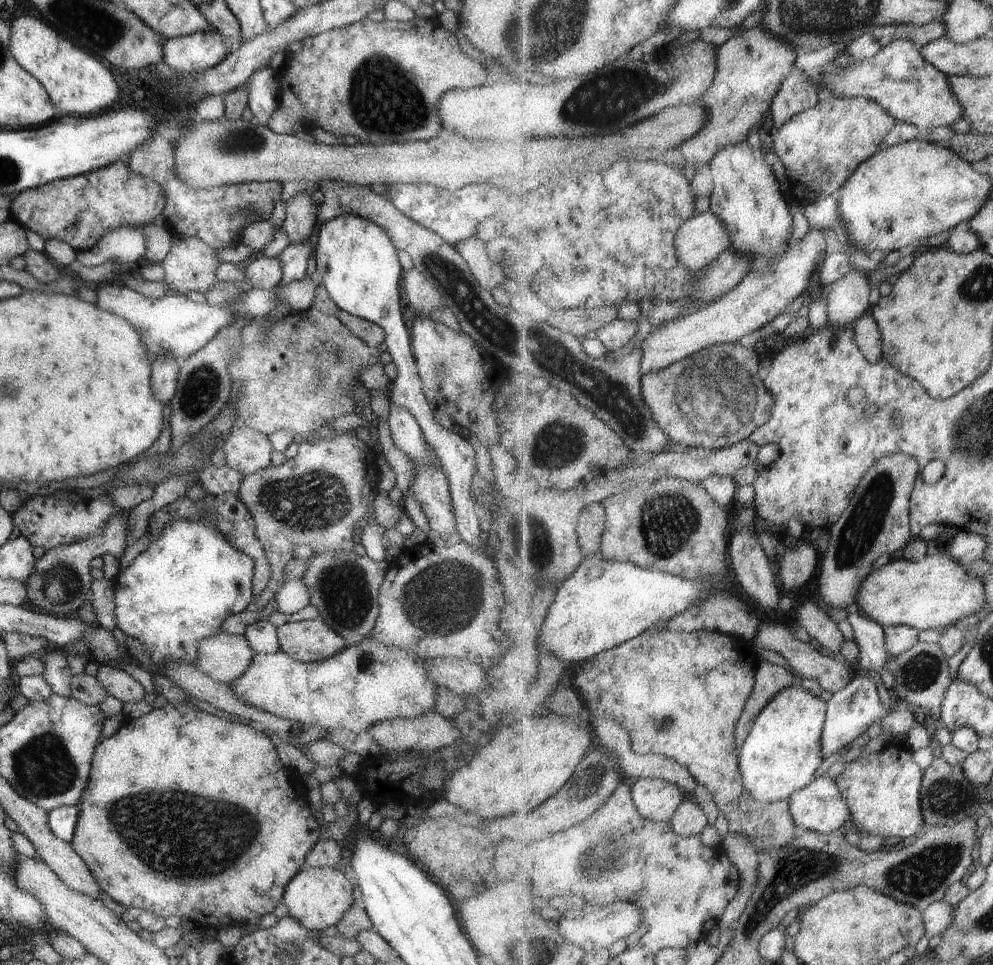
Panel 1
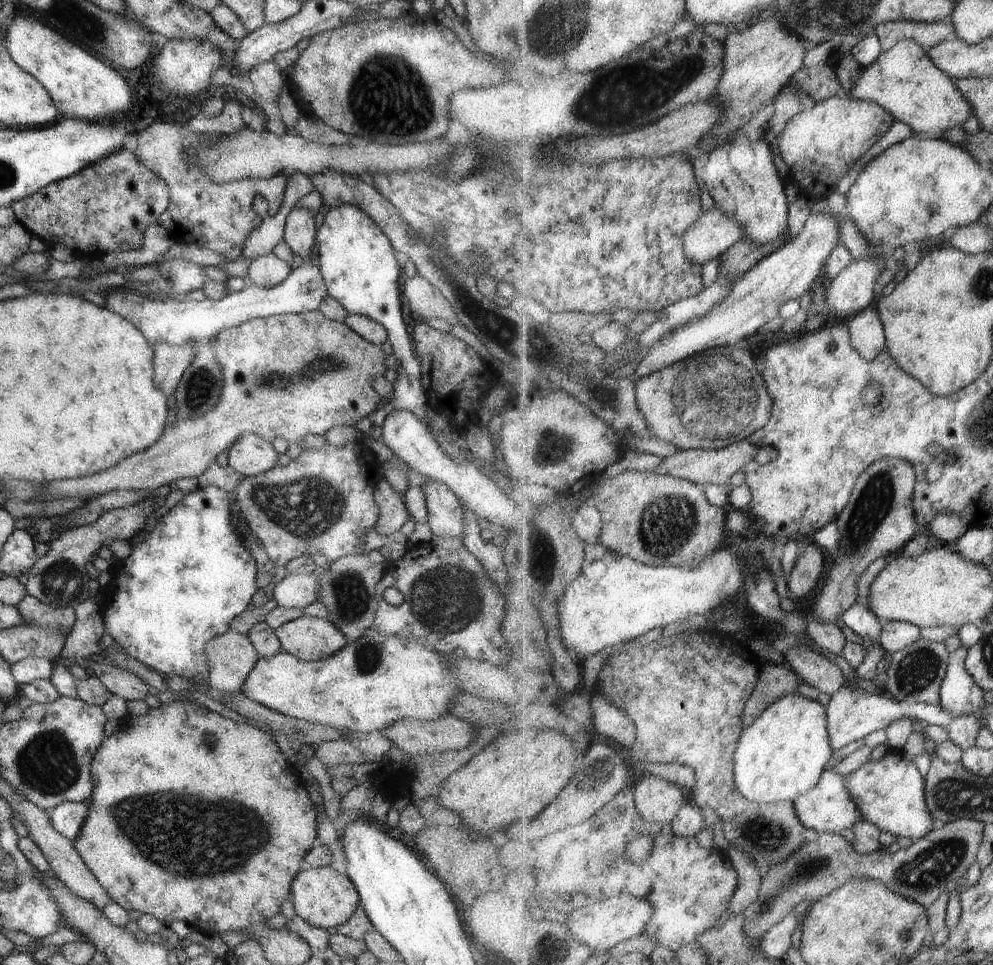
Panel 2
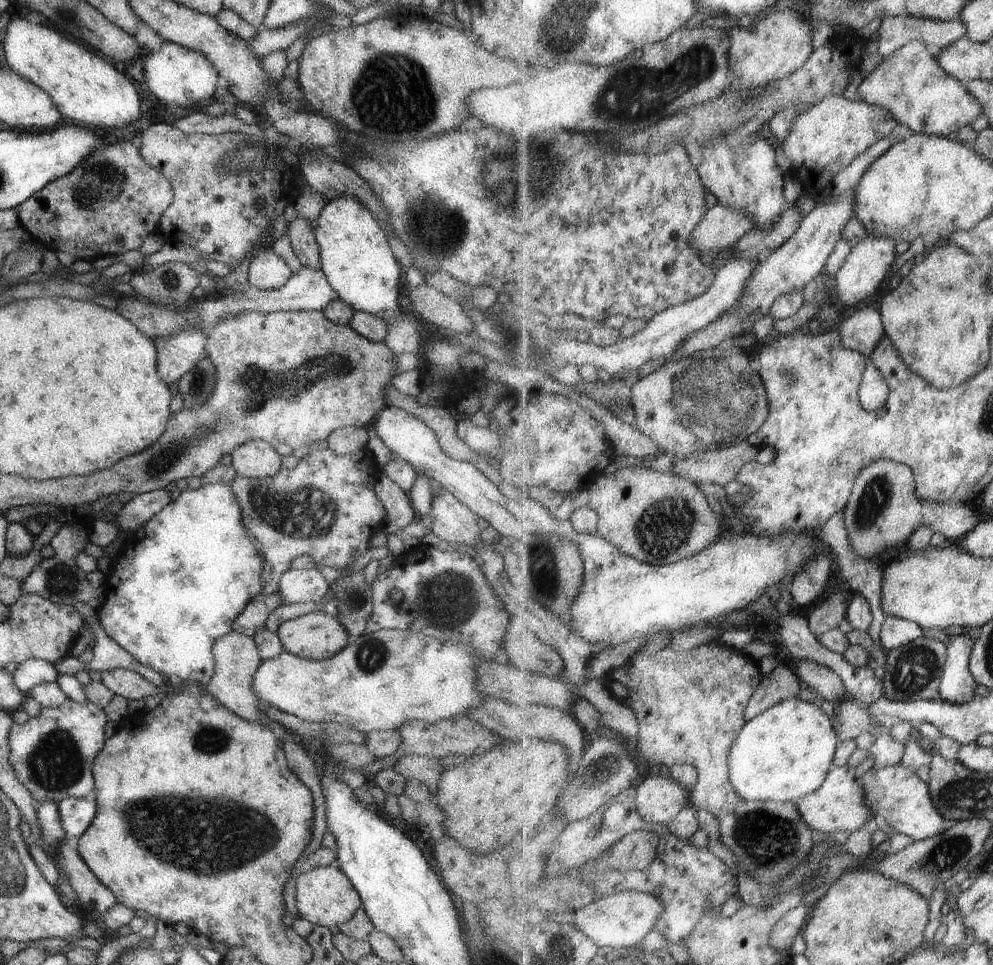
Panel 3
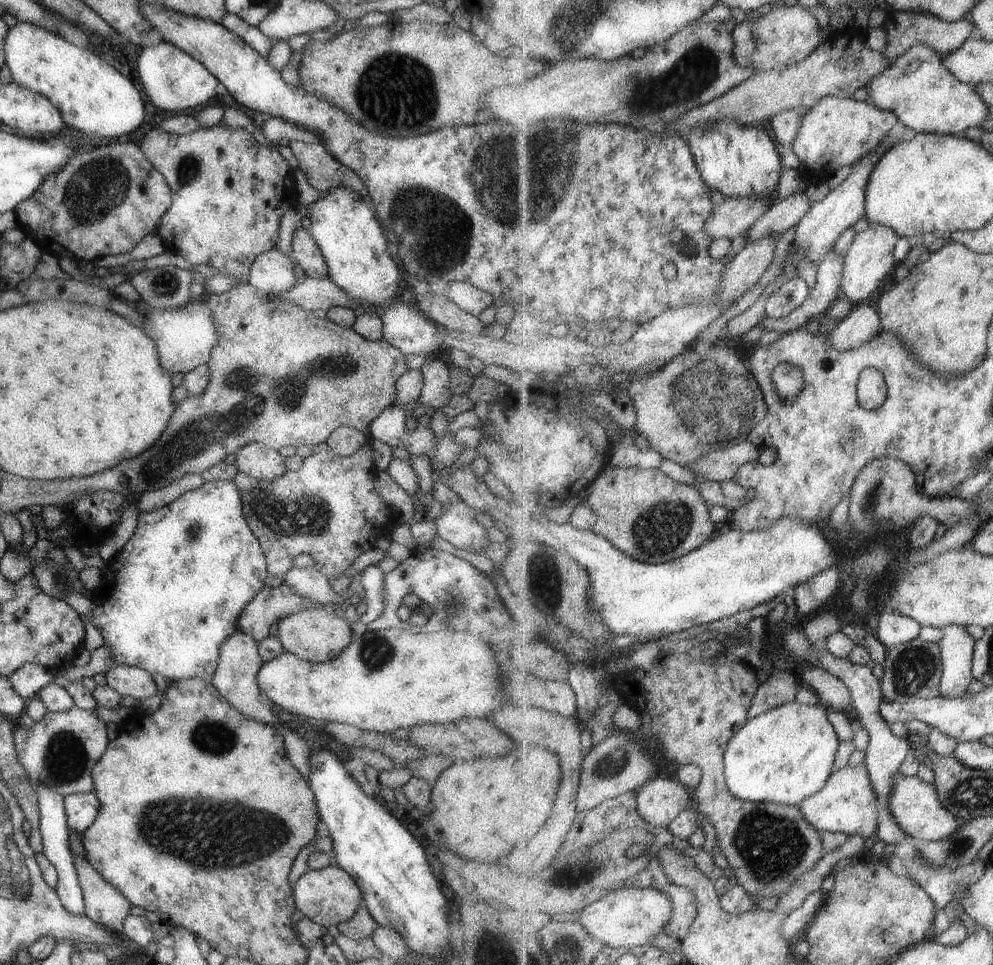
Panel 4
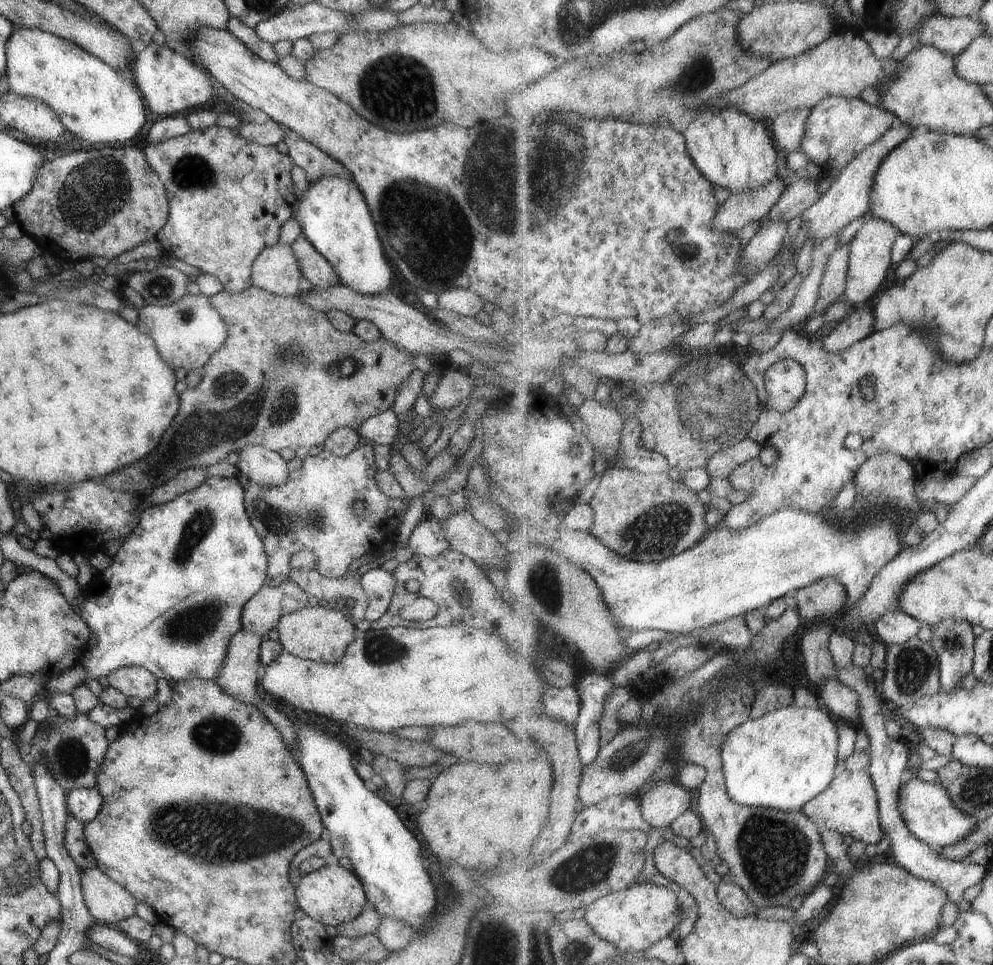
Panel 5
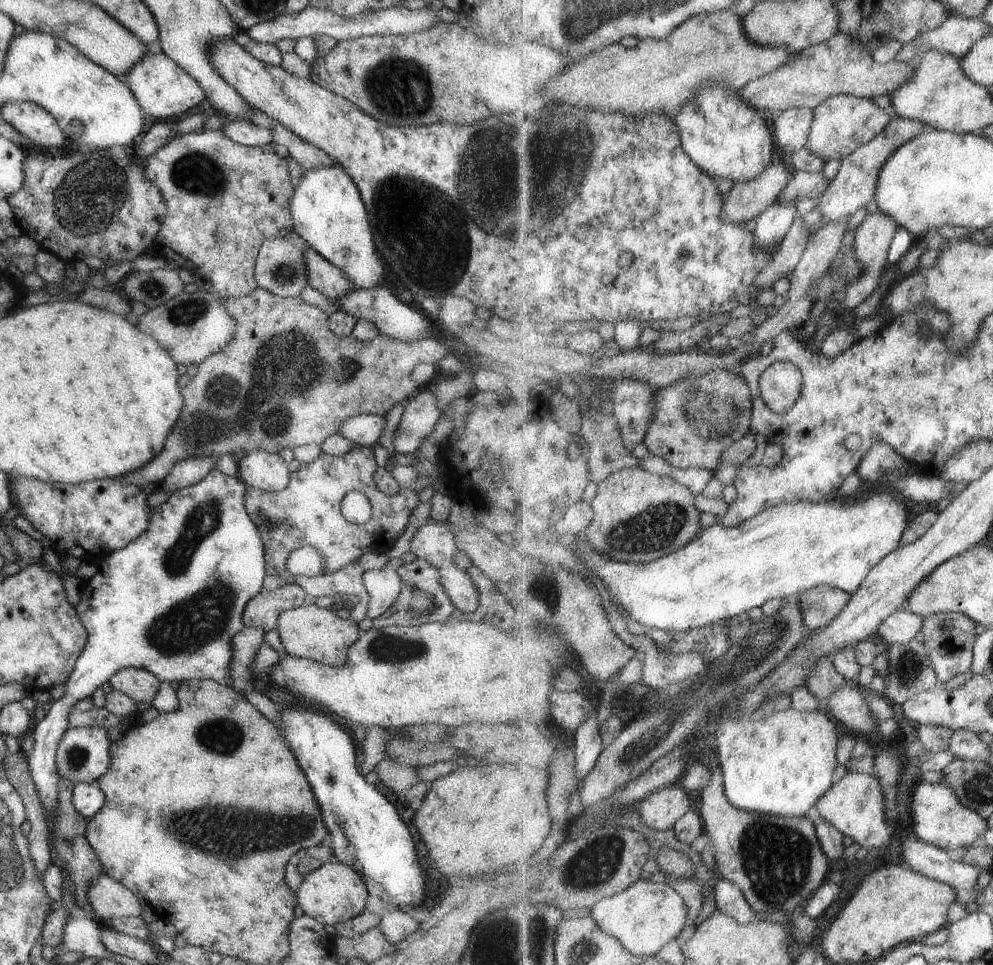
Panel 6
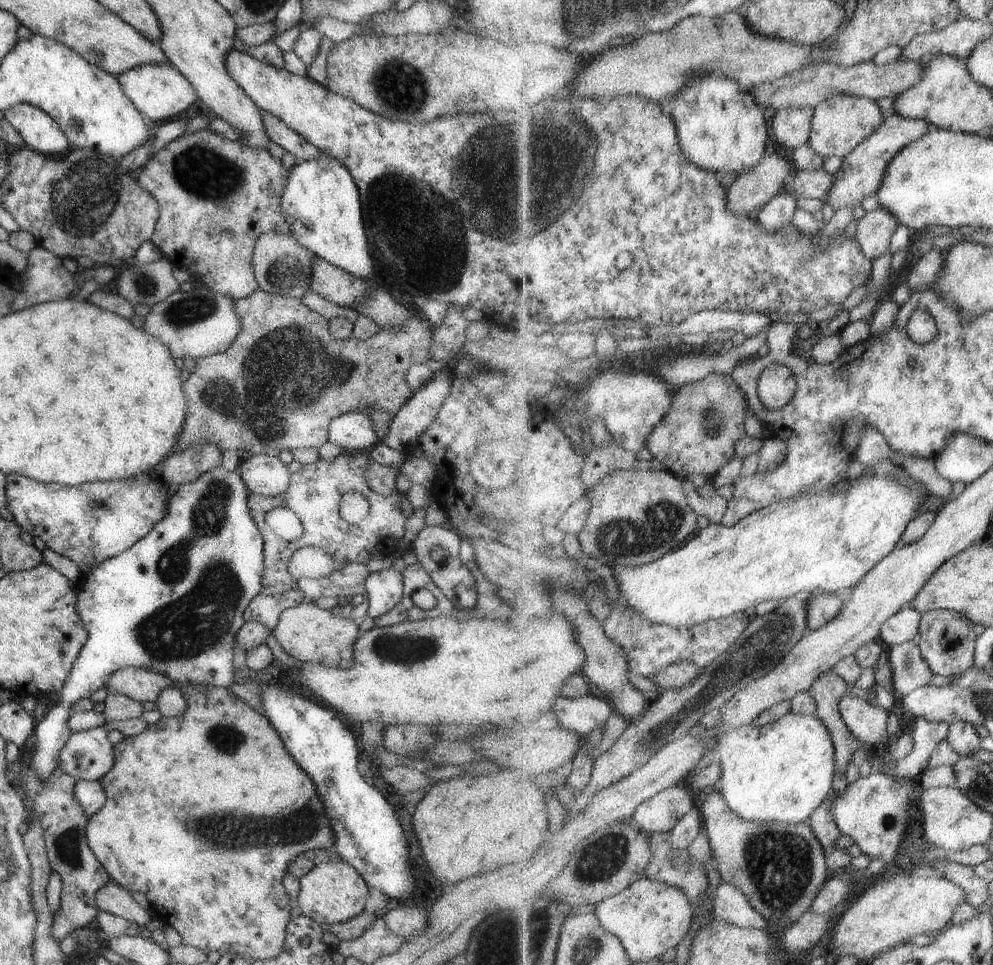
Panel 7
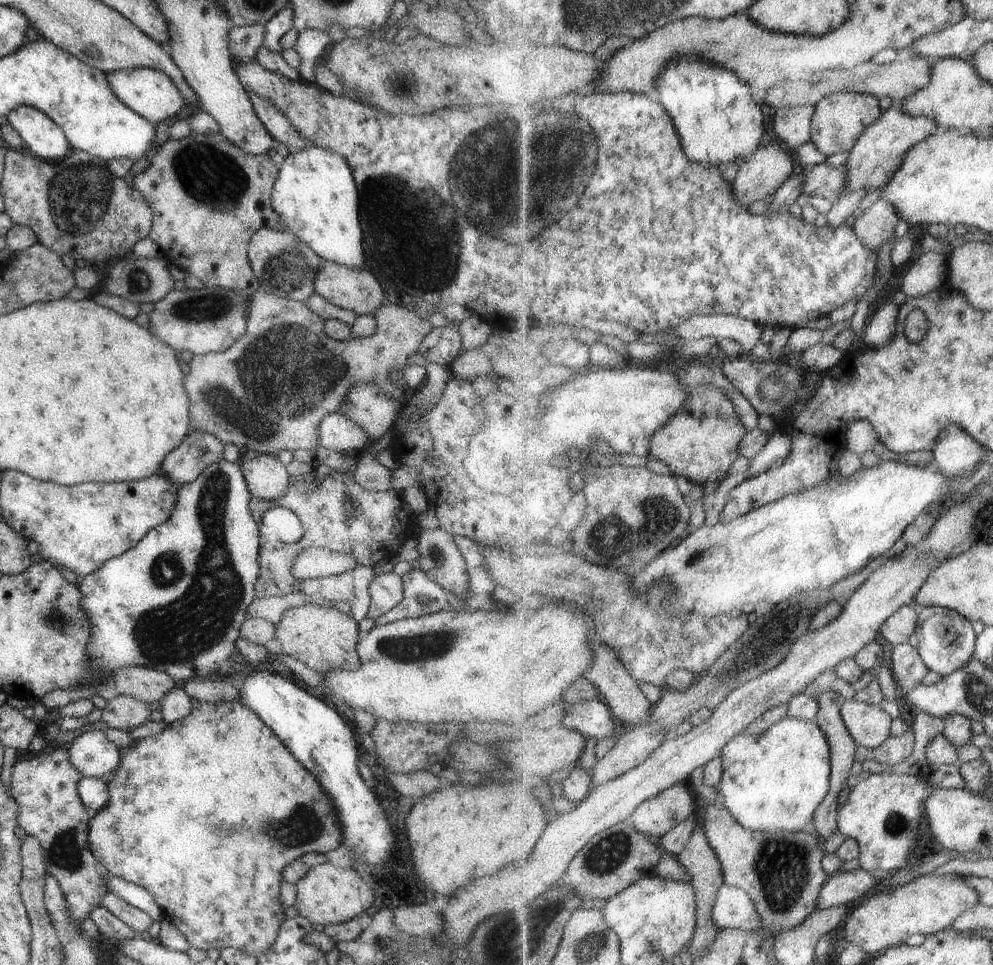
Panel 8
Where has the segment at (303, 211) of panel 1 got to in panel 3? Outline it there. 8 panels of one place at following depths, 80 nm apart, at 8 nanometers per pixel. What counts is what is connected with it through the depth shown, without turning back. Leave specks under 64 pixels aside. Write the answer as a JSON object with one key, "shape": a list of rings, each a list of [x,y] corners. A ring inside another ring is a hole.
{"shape":[[[295,217],[286,226],[285,234],[300,264],[312,269],[319,269],[319,247],[312,228],[312,222],[309,220],[304,217]]]}

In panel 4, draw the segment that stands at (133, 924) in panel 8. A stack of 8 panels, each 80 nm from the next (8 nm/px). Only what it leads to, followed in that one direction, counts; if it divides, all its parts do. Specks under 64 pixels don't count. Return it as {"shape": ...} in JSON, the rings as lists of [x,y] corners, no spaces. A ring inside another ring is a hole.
{"shape":[[[71,855],[71,862],[76,872],[78,887],[83,899],[83,915],[96,924],[103,924],[107,930],[119,935],[123,919],[129,914],[131,904],[122,897],[122,894],[109,883],[81,856]]]}

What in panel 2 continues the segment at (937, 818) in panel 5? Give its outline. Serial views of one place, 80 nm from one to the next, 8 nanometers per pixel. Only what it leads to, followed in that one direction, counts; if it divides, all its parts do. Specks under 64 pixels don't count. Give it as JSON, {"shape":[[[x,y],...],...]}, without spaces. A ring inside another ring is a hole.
{"shape":[[[889,749],[882,759],[867,761],[852,773],[844,775],[844,780],[847,781],[845,784],[860,810],[861,820],[870,821],[882,831],[890,832],[896,837],[910,838],[914,842],[941,826],[930,814],[925,800],[925,777],[921,776],[919,768],[902,753],[902,750]]]}

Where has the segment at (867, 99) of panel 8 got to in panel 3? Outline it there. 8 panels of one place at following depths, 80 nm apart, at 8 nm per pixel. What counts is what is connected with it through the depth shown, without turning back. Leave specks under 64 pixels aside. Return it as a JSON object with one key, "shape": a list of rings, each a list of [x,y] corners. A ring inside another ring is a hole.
{"shape":[[[828,96],[809,109],[803,110],[795,119],[788,139],[783,142],[786,155],[794,163],[794,168],[805,168],[809,172],[809,180],[814,180],[815,186],[805,186],[811,196],[821,197],[832,186],[832,177],[845,170],[860,154],[870,149],[881,138],[887,138],[897,128],[896,118],[887,109],[869,104],[859,98],[848,100],[843,96]]]}

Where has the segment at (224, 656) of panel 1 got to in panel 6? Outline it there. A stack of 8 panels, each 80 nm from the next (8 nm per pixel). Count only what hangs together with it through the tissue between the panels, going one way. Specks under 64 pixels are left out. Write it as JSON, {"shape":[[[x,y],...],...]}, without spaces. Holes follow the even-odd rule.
{"shape":[[[243,627],[238,630],[230,640],[231,643],[231,658],[229,666],[228,684],[232,689],[243,694],[243,691],[251,690],[249,685],[249,674],[247,673],[253,668],[253,660],[257,649],[263,642],[264,632],[259,627]]]}

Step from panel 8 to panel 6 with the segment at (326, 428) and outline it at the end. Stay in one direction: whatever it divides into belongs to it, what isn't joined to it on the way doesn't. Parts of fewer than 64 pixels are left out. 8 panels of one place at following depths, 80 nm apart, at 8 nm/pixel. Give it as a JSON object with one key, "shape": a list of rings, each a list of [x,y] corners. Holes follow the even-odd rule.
{"shape":[[[359,413],[342,420],[335,433],[347,438],[348,441],[352,442],[353,446],[373,447],[376,443],[379,443],[385,425],[386,418],[384,415],[364,415]]]}

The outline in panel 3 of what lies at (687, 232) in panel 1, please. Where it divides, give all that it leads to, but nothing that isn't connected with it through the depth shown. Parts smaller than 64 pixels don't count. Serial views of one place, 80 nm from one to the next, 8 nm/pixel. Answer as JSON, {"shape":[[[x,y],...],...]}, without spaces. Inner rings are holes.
{"shape":[[[718,203],[704,214],[697,232],[691,236],[691,246],[701,258],[708,259],[714,252],[734,247],[753,228],[750,216]]]}

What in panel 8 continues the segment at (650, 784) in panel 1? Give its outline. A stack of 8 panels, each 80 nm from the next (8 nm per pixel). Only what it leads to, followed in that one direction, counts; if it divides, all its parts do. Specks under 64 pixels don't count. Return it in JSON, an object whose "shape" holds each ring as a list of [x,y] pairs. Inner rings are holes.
{"shape":[[[677,784],[643,802],[630,819],[637,831],[659,841],[695,814],[695,797],[688,784]]]}

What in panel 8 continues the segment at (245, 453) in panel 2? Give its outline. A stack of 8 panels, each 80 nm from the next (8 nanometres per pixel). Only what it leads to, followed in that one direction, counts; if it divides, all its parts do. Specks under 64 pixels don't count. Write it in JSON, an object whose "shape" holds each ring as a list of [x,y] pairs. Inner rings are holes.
{"shape":[[[258,455],[239,462],[246,487],[253,498],[277,500],[288,492],[289,476],[285,465],[269,455]]]}

